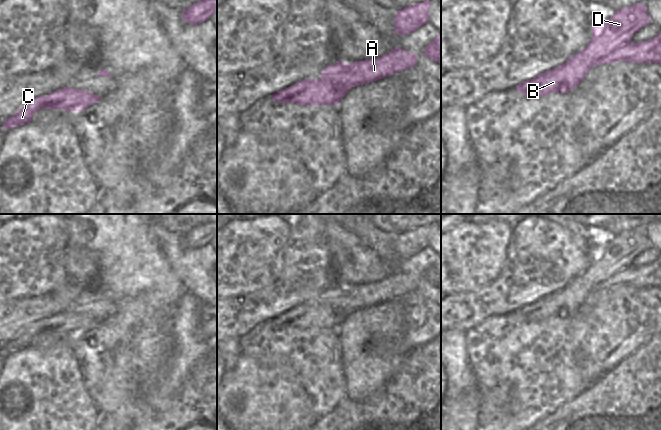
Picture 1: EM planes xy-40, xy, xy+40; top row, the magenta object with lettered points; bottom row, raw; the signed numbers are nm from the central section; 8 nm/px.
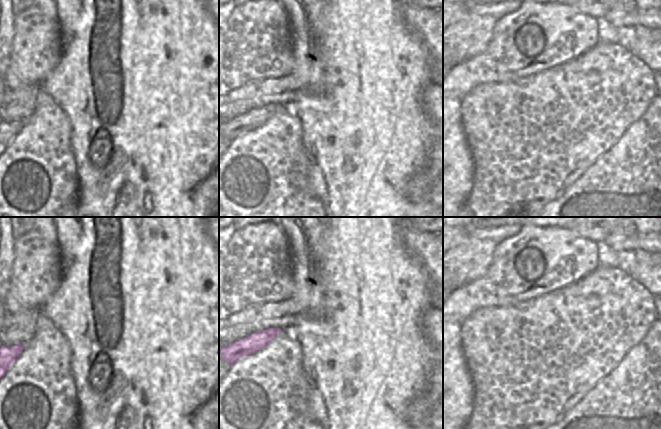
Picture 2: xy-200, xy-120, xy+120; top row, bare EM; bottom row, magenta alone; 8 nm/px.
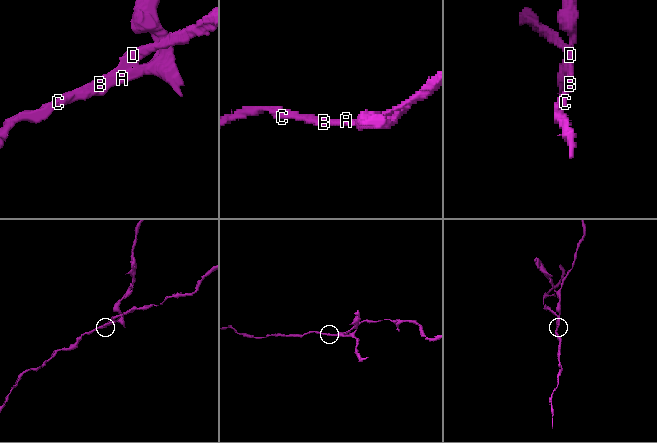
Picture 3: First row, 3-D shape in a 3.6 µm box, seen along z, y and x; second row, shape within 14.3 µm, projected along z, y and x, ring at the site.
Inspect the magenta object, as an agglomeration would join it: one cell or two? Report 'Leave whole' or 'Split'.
Split

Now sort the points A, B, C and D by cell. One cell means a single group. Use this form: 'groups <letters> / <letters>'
groups A / B C D

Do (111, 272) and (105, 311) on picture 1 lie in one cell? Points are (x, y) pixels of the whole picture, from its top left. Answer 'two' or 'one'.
two

